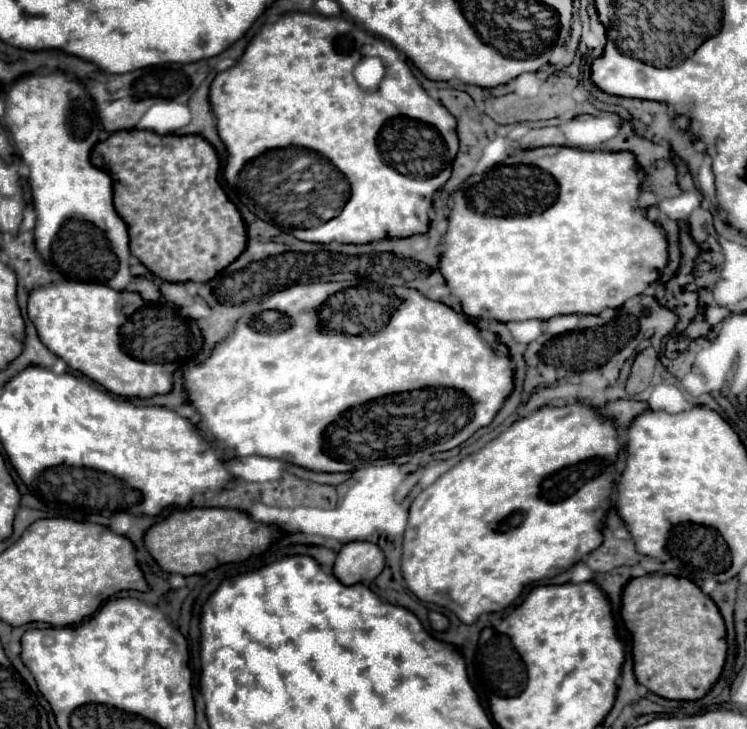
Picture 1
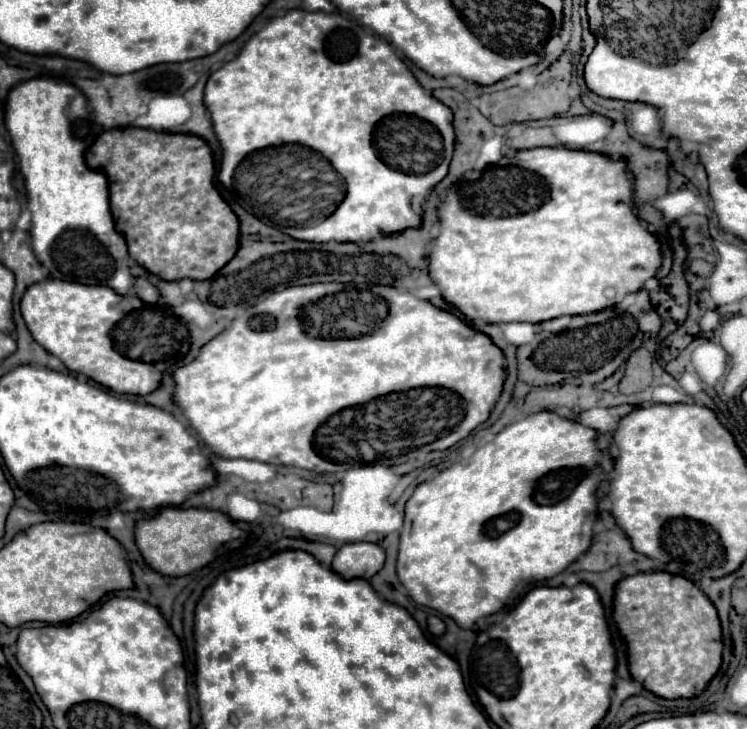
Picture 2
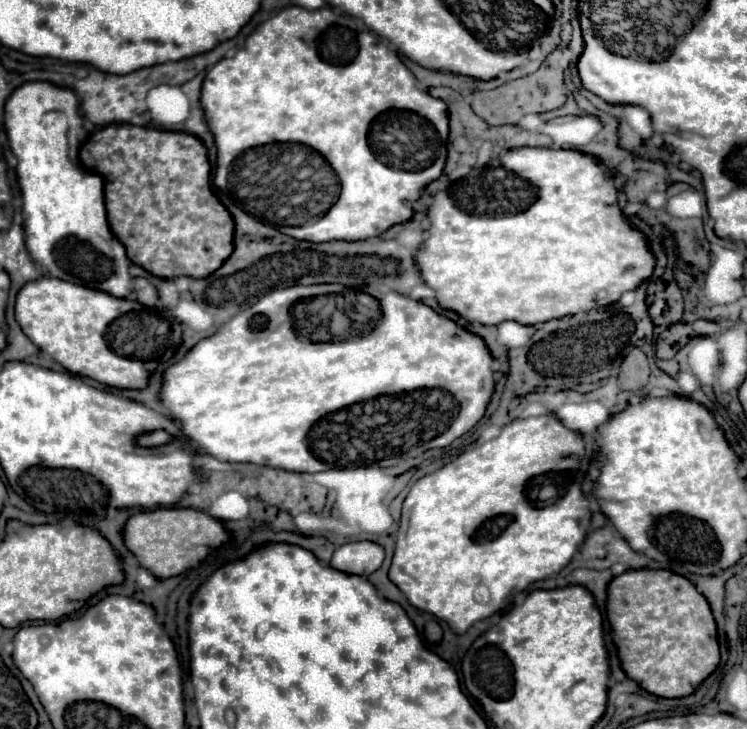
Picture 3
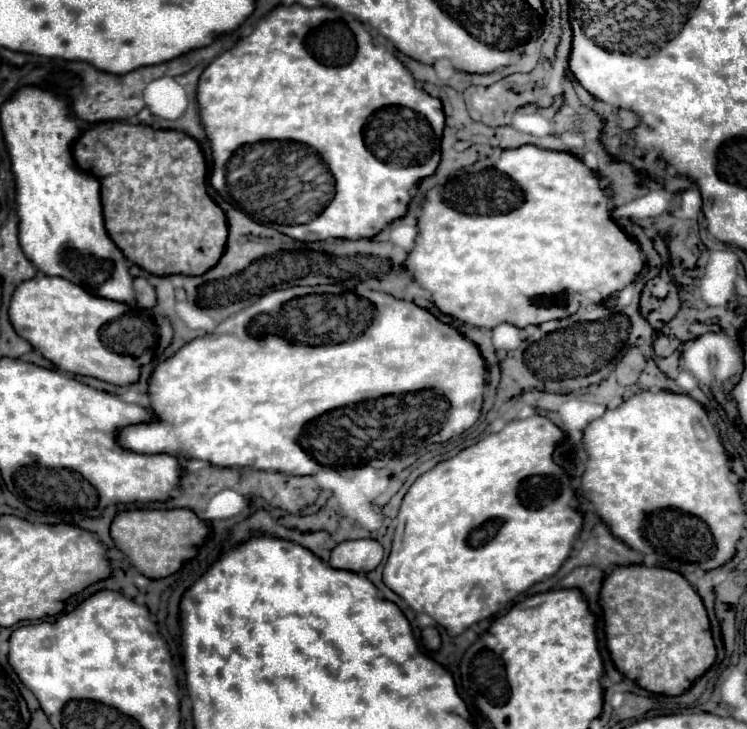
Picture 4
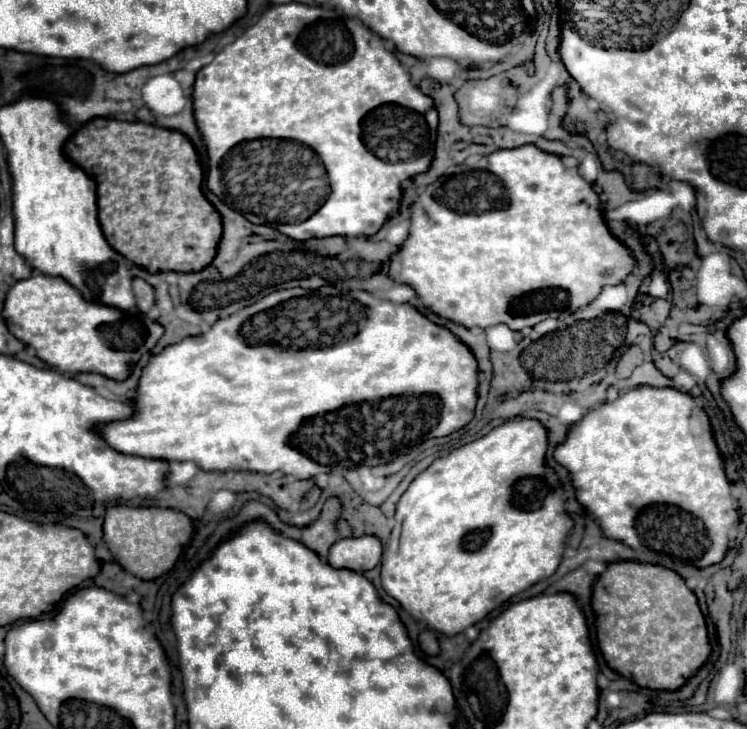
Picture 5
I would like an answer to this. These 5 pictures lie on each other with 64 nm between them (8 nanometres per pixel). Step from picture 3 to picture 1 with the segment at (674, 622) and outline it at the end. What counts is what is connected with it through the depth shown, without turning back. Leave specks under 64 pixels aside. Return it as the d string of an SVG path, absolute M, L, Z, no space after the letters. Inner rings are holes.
M670 574L632 578L622 590L620 616L624 620L626 630L632 634L632 658L636 680L644 684L650 692L668 700L698 700L718 680L724 668L728 648L726 626L712 598L702 594L702 590L694 582Z

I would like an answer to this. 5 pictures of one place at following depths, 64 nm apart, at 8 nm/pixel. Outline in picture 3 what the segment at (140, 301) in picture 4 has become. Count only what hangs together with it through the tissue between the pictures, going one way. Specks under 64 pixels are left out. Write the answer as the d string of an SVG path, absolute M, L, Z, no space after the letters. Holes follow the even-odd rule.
M134 278L134 298L144 306L154 306L158 302L158 292L146 278Z

